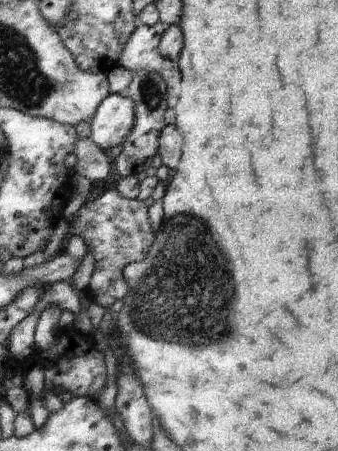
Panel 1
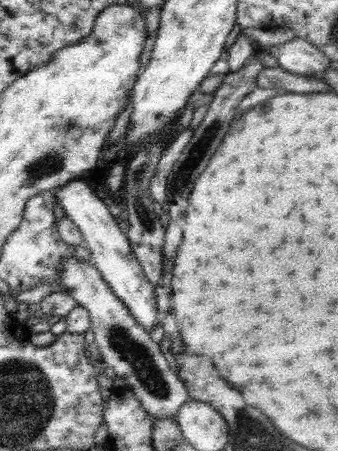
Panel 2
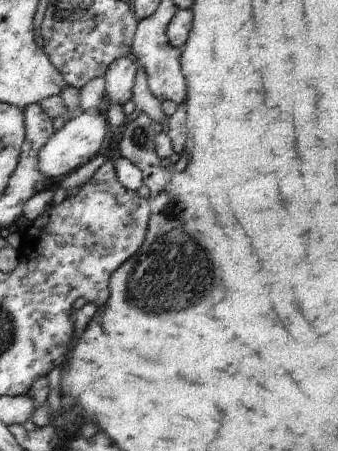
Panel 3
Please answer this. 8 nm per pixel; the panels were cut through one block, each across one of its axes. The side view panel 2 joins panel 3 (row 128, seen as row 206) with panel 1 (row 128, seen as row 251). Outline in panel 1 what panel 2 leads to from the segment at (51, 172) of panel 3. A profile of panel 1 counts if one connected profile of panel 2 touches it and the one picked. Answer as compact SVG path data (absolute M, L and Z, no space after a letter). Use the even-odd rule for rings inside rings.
M111 94L101 102L97 114L91 118L91 138L103 150L123 146L125 138L137 126L137 106L127 94Z

